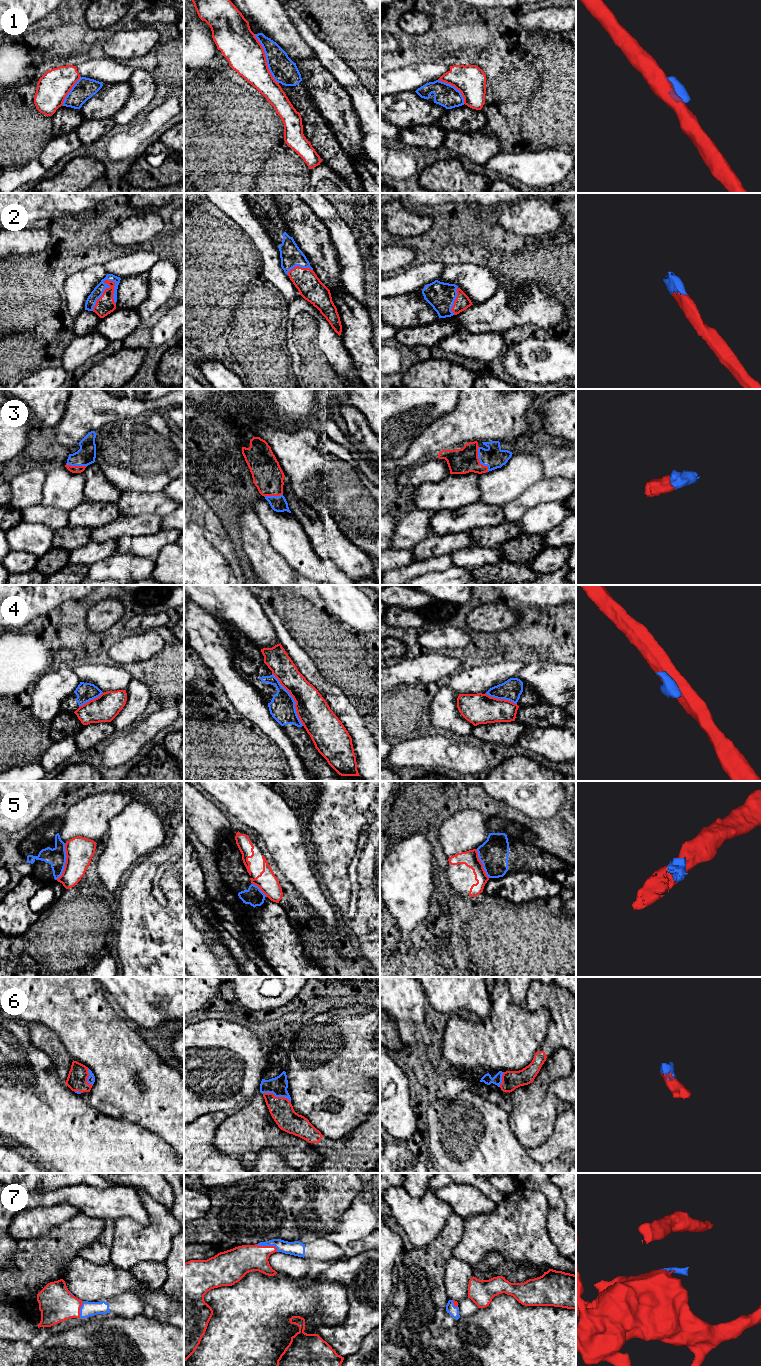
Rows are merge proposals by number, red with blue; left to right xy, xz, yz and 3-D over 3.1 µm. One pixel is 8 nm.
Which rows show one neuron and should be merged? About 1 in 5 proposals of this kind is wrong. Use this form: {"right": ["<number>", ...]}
{"right": ["2", "3", "6", "7"]}

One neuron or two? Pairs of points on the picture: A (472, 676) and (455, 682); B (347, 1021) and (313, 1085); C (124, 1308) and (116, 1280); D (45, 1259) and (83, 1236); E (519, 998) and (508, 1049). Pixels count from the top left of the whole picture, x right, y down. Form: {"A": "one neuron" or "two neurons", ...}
{"A": "one neuron", "B": "one neuron", "C": "two neurons", "D": "one neuron", "E": "two neurons"}

